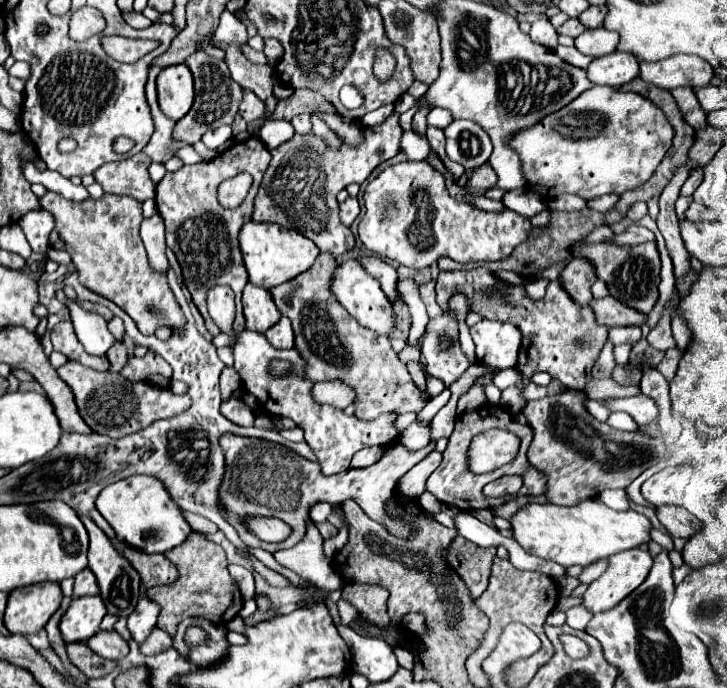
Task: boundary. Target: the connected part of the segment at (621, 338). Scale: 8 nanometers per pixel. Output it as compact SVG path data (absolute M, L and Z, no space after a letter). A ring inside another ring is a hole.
M611 327L609 329L609 339L613 345L625 343L625 341L639 341L641 329L639 327Z

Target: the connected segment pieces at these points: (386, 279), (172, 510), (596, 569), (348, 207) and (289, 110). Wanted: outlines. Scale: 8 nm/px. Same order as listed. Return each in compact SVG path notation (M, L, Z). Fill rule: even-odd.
M359 257L365 271L369 275L373 275L379 283L381 283L381 289L383 293L387 295L387 299L391 303L397 303L399 301L399 293L397 293L397 271L393 265L389 265L387 261L379 259L379 257Z
M131 475L111 483L99 493L95 505L103 519L115 529L119 541L147 553L165 553L181 545L191 533L181 507L175 505L165 485L151 475Z
M601 559L601 561L597 561L597 563L593 563L593 565L587 565L587 567L583 567L583 571L581 571L581 575L579 575L579 581L581 583L591 583L591 581L595 581L603 571L605 571L605 567L607 567L607 561L605 559Z
M347 197L343 203L339 203L339 209L341 209L341 223L343 225L351 225L355 221L355 217L359 215L359 203L355 197Z
M298 89L294 94L284 102L278 101L275 111L269 119L291 119L301 113L333 113L339 115L337 109L323 99L323 95L319 95L317 91L311 89Z

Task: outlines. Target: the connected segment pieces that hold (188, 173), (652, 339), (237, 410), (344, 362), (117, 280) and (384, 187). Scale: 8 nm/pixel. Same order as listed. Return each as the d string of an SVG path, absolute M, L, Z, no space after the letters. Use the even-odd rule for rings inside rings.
M249 137L247 141L233 143L227 151L215 155L211 161L203 161L197 165L185 165L183 169L175 173L167 173L159 183L157 183L157 213L165 221L165 233L167 233L167 247L177 255L181 269L183 269L183 279L187 289L193 295L195 305L199 307L201 315L205 317L205 325L213 335L219 335L221 329L213 323L213 319L207 313L207 291L213 289L215 285L229 285L235 293L235 303L237 303L237 317L233 323L233 331L243 331L245 329L245 317L241 311L241 293L243 287L247 285L247 269L241 257L239 249L239 229L251 221L253 213L253 197L259 189L263 171L267 169L271 161L271 153L263 145L261 139ZM237 173L251 173L253 185L249 189L247 199L235 207L235 209L225 209L217 201L217 187L221 181L235 177Z
M665 313L663 319L657 323L657 327L651 329L647 341L649 341L651 347L661 349L661 351L667 351L667 349L675 347L675 339L673 339L673 333L671 333L671 319L669 319L669 313Z
M231 399L221 405L221 415L227 417L231 423L241 425L241 427L251 427L255 421L255 413L241 401L241 399Z
M321 253L311 269L295 279L271 289L271 295L283 315L293 323L295 347L307 359L307 377L313 381L343 379L357 393L355 415L373 419L381 413L421 411L427 397L419 393L407 367L397 359L387 337L361 327L331 293L331 279L337 261L331 253Z
M47 191L47 195L41 199L41 207L47 209L55 219L55 229L49 237L51 247L61 249L63 241L77 267L79 281L87 289L115 301L137 323L143 335L153 335L163 325L175 333L183 333L187 319L183 317L183 311L169 289L167 273L157 273L149 265L143 241L139 237L139 225L143 221L139 201L131 197L103 195L97 201L85 199L75 203Z
M427 161L397 163L381 171L365 189L365 217L359 223L359 237L367 249L383 255L385 259L397 261L411 269L423 269L435 263L439 257L449 257L459 263L467 261L501 261L531 235L531 221L515 215L513 211L479 211L467 203L457 201L445 187L445 177L431 167Z

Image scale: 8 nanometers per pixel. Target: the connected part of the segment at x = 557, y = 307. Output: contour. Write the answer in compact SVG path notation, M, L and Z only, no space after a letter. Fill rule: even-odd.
M485 267L471 269L471 271L445 271L437 277L437 303L447 313L447 299L453 293L467 293L473 301L473 311L481 313L485 319L495 321L509 321L523 333L523 353L519 355L517 369L525 375L525 381L507 387L501 393L501 407L507 413L519 413L523 409L525 399L519 399L519 391L529 383L527 377L533 375L537 369L547 371L551 377L557 377L567 389L583 389L591 379L591 369L599 357L599 351L607 337L607 327L595 321L595 313L591 307L577 305L571 295L563 289L561 279L555 279L547 285L547 295L541 301L533 301L525 295L523 285L511 287L499 283L491 271ZM469 279L473 283L469 283ZM585 343L585 345L583 345Z

